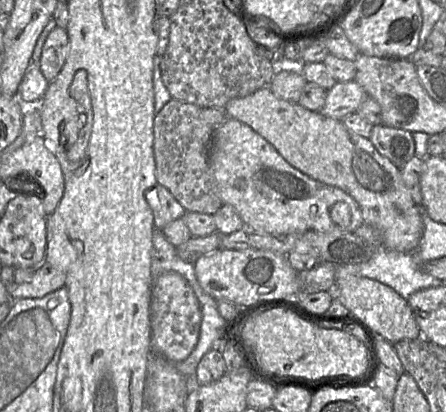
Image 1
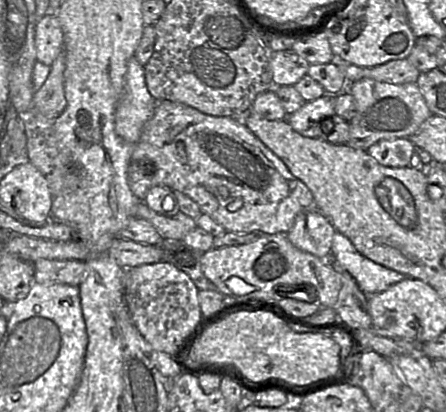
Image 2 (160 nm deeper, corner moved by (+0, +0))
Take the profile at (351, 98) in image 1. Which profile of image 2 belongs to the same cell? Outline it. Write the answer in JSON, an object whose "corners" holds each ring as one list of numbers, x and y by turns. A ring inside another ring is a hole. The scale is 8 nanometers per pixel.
{"corners":[[325,93,321,97,306,102,285,120,299,134,309,138,319,138,322,134,323,120,335,114,333,95]]}

